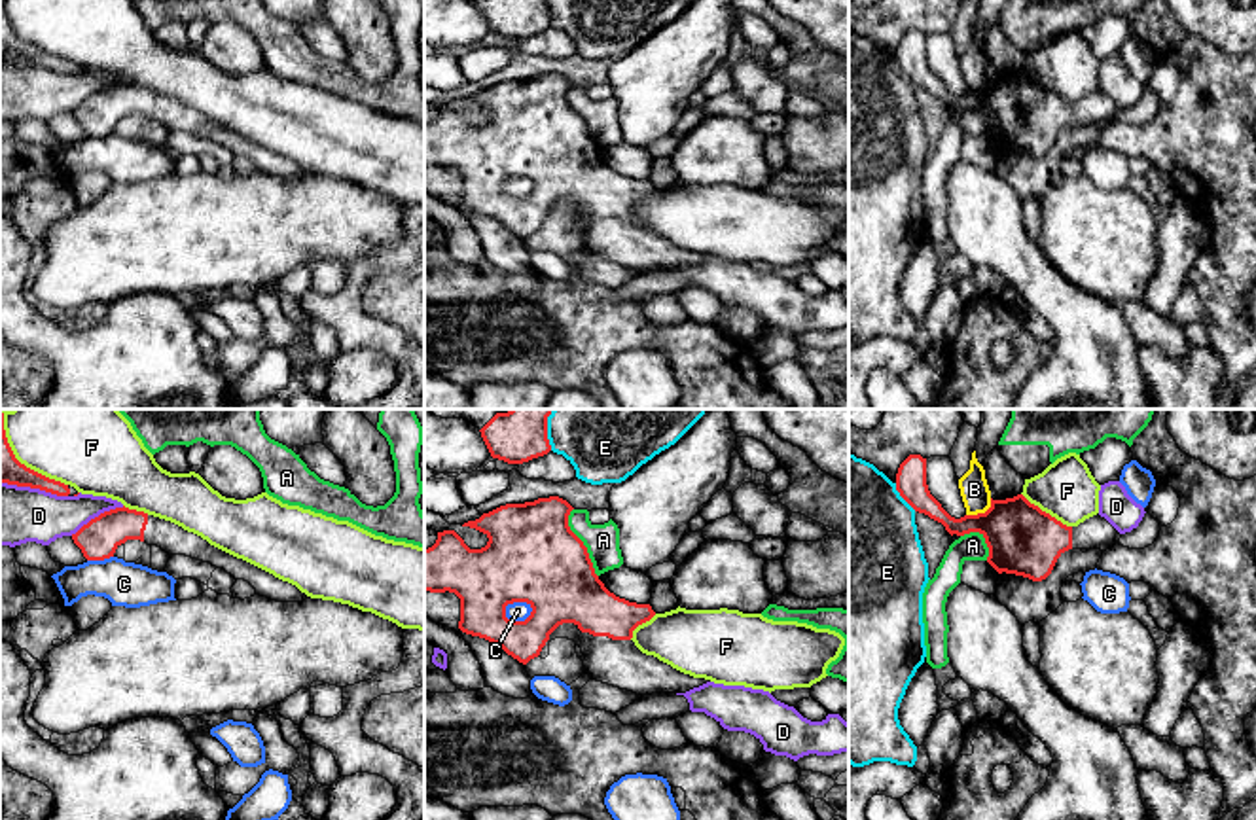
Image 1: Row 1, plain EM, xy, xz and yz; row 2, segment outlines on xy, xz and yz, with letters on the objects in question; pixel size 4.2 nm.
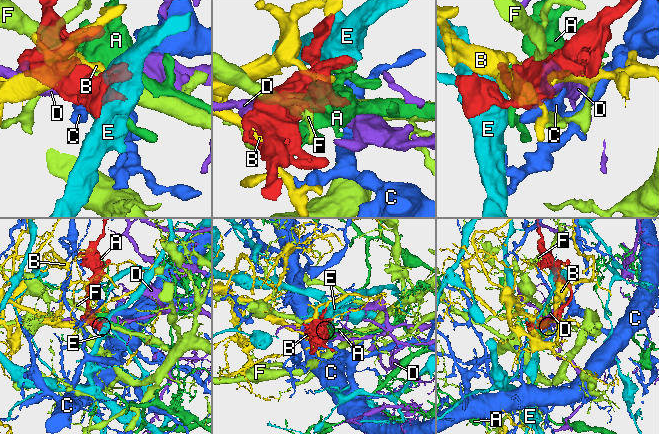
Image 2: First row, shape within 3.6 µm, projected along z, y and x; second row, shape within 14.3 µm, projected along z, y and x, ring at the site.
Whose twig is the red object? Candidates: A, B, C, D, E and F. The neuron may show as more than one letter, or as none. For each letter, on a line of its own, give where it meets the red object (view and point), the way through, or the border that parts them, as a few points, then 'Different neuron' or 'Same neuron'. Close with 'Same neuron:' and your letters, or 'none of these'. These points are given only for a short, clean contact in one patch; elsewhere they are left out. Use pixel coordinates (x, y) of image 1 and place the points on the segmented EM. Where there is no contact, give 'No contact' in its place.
A: Touches red at xz (582, 542). Different neuron
B: Touches red at yz (982, 514). Different neuron
C: Touches red at xz (520, 622). Boundary: xz (533, 608), (523, 620), (508, 620), (504, 616). Different neuron
D: Touches red at xy (35, 487). Different neuron
E: Touches red at yz (902, 497). Different neuron
F: Touches red at yz (1044, 512). Different neuron
Same neuron: none of these

